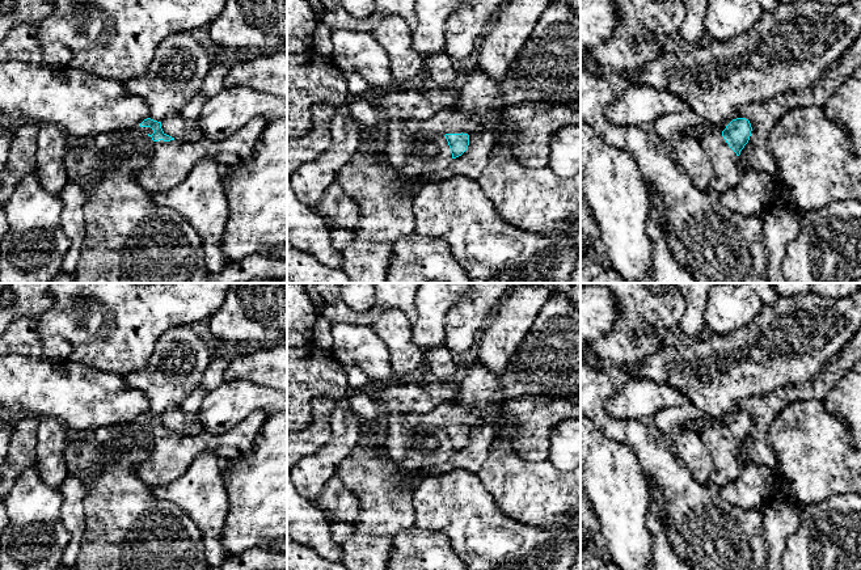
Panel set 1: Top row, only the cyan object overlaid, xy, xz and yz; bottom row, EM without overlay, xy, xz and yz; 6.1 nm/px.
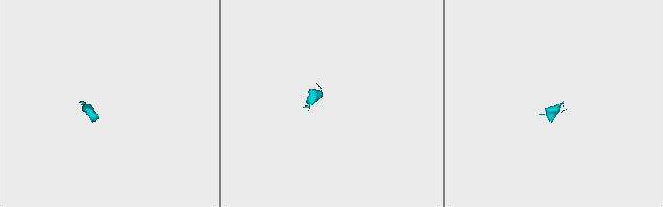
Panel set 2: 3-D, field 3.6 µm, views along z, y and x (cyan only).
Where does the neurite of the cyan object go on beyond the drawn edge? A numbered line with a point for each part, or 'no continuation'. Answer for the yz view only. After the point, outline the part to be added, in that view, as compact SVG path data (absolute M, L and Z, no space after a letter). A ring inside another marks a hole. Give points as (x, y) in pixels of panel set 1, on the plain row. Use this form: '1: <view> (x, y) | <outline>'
1: yz (724, 454) | M713 426L704 430L701 440L706 446L714 463L714 470L710 474L710 482L719 487L738 478L742 465L738 460L738 449L729 440L722 426Z

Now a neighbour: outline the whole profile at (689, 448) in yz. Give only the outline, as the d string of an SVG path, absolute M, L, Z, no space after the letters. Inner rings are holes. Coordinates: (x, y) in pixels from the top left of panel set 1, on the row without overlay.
M684 426L672 440L675 444L674 453L685 465L691 476L698 484L708 485L714 470L714 463L700 434Z

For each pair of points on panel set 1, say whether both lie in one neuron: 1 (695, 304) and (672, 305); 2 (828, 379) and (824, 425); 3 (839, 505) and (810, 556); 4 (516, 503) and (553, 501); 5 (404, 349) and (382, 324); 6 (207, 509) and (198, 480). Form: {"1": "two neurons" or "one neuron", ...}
{"1": "two neurons", "2": "two neurons", "3": "one neuron", "4": "one neuron", "5": "one neuron", "6": "one neuron"}

